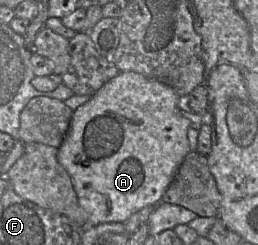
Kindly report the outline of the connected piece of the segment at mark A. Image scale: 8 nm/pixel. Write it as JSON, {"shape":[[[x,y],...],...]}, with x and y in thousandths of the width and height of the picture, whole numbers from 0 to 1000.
{"shape":[[[488,290],[465,294],[450,314],[403,343],[341,412],[283,453],[260,547],[236,596],[225,604],[221,653],[275,722],[302,833],[337,878],[341,918],[376,922],[395,910],[481,906],[516,869],[554,845],[578,837],[605,845],[624,829],[632,792],[667,743],[721,633],[736,620],[725,539],[744,498],[690,441],[690,404],[690,384],[655,351],[616,331],[566,318],[539,298]]]}

